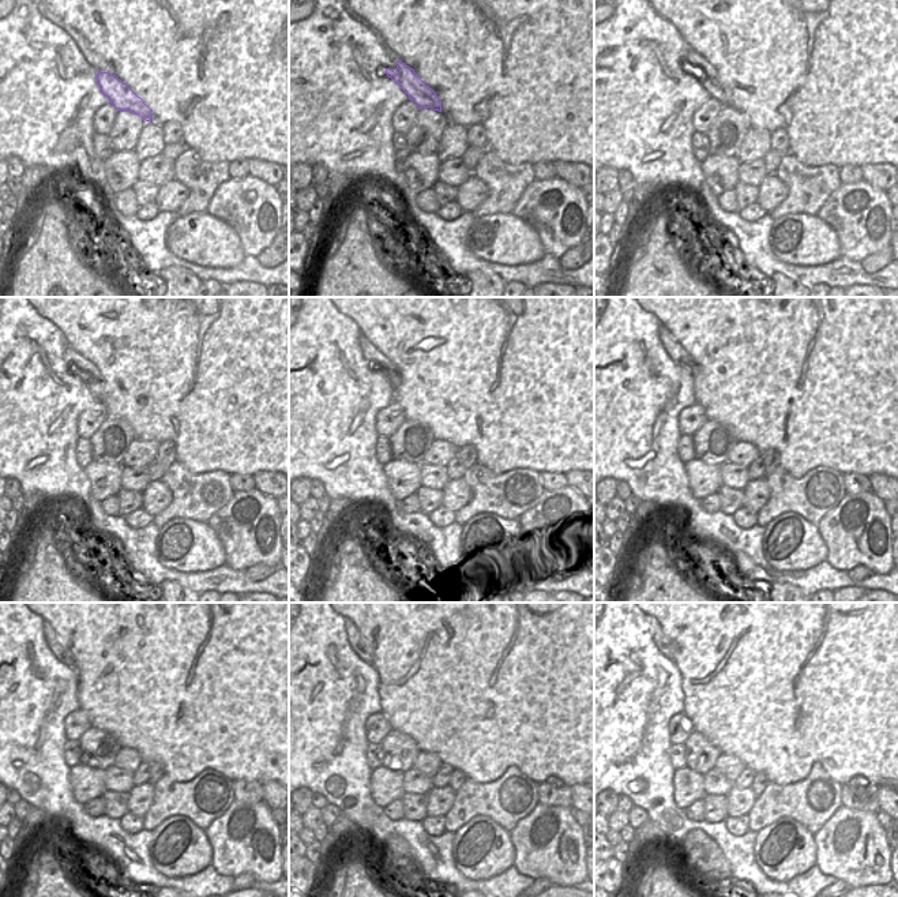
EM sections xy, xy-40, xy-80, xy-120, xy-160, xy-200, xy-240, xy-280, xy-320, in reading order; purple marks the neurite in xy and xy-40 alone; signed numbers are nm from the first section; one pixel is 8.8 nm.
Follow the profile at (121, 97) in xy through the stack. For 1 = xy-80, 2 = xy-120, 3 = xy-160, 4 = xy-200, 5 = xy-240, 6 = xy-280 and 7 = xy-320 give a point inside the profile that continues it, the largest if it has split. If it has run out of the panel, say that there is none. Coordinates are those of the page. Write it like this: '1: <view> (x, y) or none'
1: xy-80 (707, 77)
2: xy-120 (86, 370)
3: xy-160 (369, 351)
4: xy-200 (676, 352)
5: xy-240 (56, 645)
6: xy-280 (359, 645)
7: xy-320 (662, 642)

